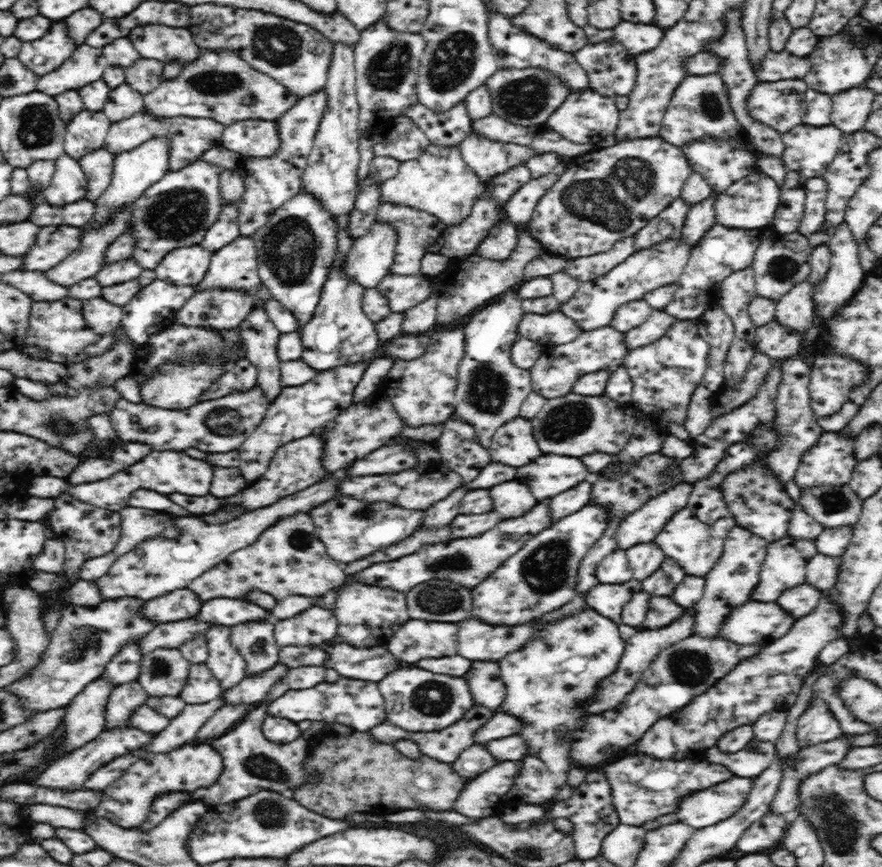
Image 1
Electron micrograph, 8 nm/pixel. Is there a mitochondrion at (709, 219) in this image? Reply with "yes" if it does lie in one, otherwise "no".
no

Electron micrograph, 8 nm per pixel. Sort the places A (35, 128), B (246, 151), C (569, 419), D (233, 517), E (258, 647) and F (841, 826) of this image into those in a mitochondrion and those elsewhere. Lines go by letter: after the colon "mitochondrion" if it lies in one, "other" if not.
A: mitochondrion
B: other
C: mitochondrion
D: other
E: mitochondrion
F: mitochondrion

